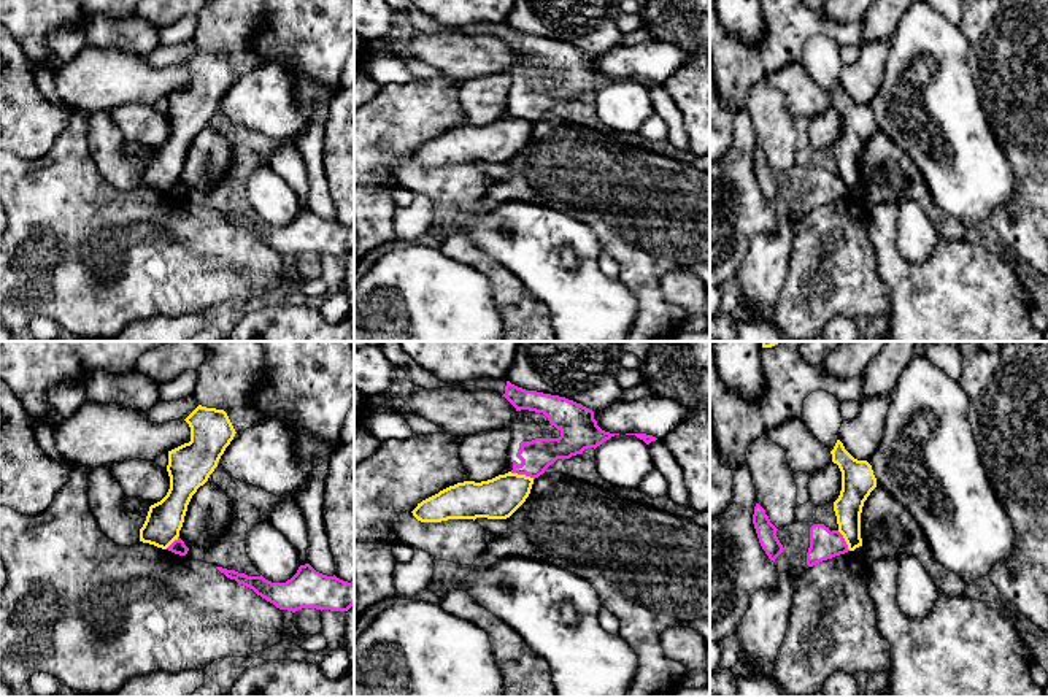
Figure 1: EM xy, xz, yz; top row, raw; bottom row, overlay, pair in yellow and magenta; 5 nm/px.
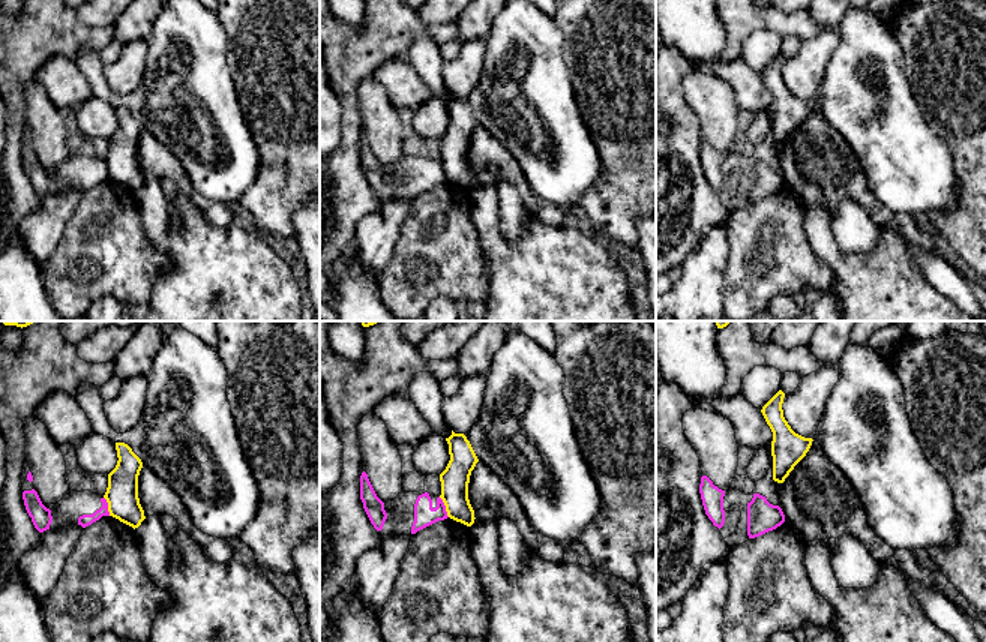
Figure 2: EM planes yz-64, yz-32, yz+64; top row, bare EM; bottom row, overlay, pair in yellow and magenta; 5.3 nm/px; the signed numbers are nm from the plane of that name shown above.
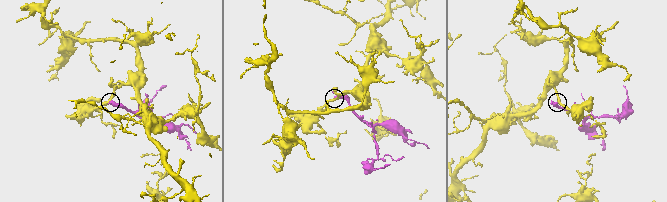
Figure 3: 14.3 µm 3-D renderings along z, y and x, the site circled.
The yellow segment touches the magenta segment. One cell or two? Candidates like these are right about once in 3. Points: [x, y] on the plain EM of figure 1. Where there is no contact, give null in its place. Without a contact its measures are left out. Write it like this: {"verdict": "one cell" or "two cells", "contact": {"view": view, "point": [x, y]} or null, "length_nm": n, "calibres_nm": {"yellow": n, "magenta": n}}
{"verdict": "two cells", "contact": {"view": "xz", "point": [523, 119]}, "length_nm": 130, "calibres_nm": {"yellow": 200, "magenta": 160}}

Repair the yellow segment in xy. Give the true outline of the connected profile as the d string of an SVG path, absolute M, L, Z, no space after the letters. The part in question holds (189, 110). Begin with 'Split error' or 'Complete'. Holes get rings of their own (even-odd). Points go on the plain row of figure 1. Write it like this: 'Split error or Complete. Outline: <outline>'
Complete. Outline: M198 49L184 65L191 71L191 86L168 95L170 133L160 146L149 151L146 165L140 173L140 186L162 194L178 184L192 140L208 125L237 78L224 54Z

